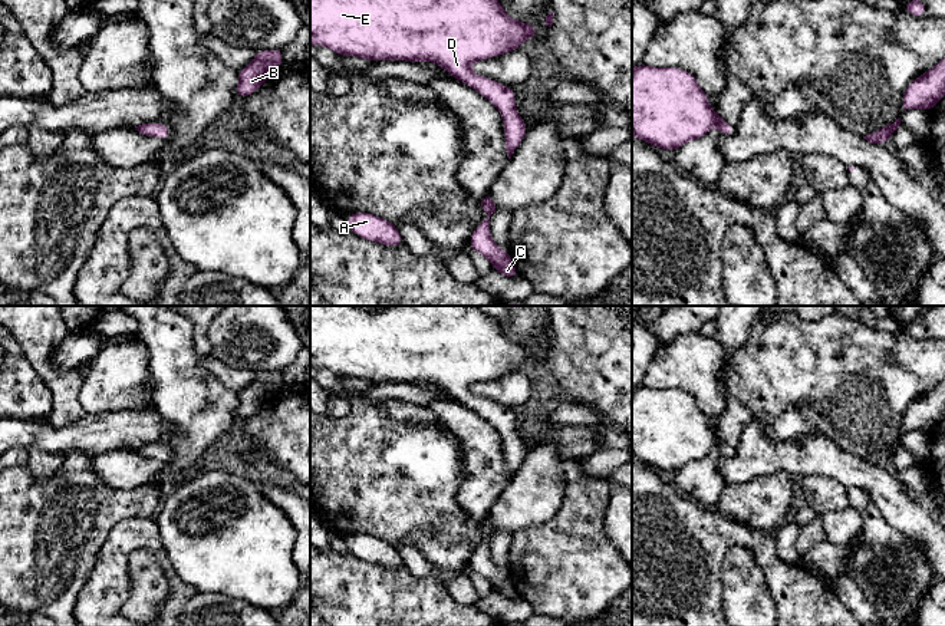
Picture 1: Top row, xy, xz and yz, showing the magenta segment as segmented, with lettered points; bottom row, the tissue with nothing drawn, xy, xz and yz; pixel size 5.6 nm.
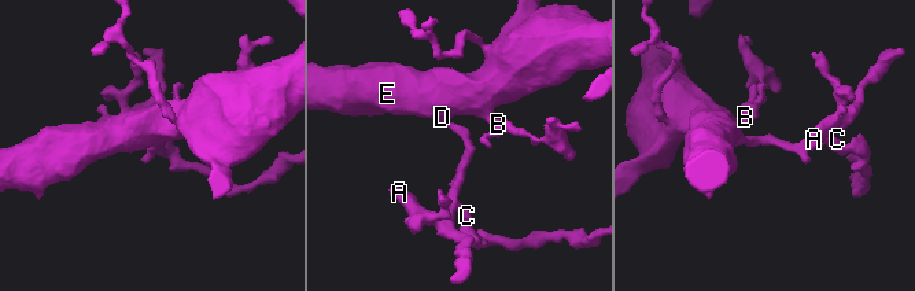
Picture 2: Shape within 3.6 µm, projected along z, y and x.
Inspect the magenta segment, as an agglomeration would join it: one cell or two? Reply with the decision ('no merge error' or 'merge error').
no merge error

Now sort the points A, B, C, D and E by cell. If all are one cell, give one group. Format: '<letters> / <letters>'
A B C D E

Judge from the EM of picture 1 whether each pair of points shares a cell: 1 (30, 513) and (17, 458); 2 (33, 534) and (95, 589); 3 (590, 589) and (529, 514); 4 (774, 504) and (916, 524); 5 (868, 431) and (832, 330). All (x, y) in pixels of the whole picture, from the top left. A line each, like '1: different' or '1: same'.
1: different
2: different
3: different
4: different
5: same

